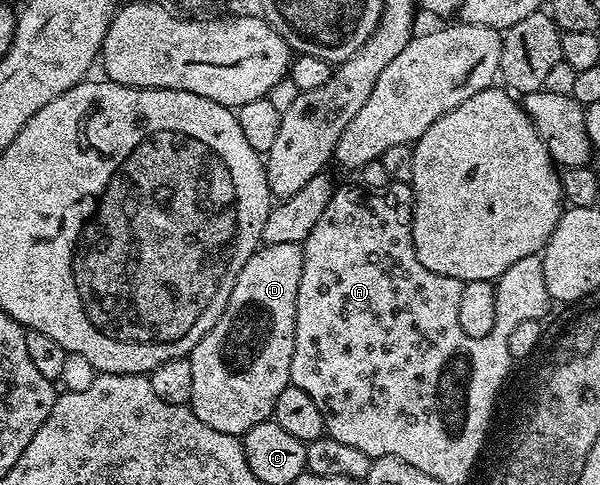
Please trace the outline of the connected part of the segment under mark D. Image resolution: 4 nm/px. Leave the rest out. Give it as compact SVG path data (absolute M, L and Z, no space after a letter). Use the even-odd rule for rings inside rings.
M277 242L256 248L249 262L245 262L241 274L237 274L233 294L229 294L229 302L221 318L217 318L205 338L201 338L201 342L197 342L195 349L189 353L193 366L193 394L189 406L193 414L205 422L205 426L213 426L213 430L221 430L221 434L242 438L253 426L272 419L281 390L285 390L291 383L297 286L301 286L302 269L302 247L289 242Z

